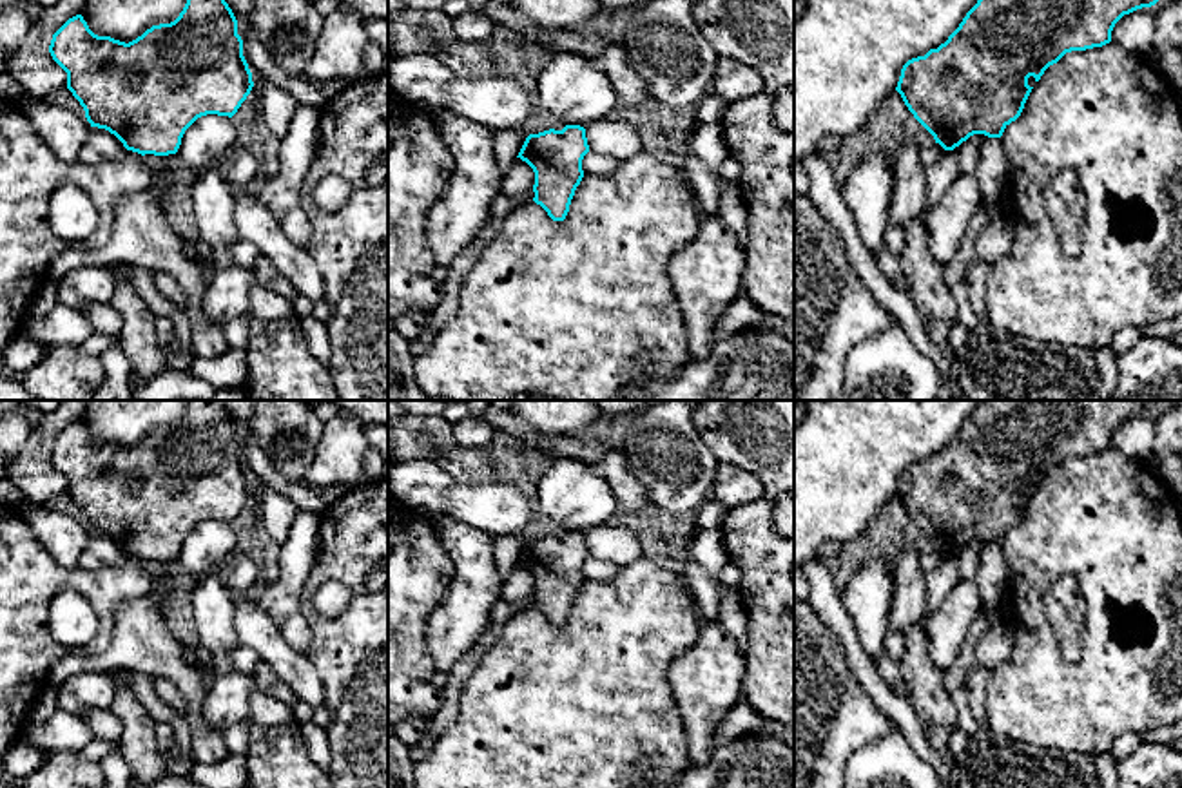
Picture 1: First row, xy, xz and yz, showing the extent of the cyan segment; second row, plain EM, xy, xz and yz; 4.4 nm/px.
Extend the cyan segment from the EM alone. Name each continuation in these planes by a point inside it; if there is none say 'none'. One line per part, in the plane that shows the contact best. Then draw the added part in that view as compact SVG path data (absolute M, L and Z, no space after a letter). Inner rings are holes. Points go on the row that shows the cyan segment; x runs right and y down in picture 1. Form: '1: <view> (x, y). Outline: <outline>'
none

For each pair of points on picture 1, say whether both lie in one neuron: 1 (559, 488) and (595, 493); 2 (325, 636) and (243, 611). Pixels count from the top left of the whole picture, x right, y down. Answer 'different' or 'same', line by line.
1: same
2: different

